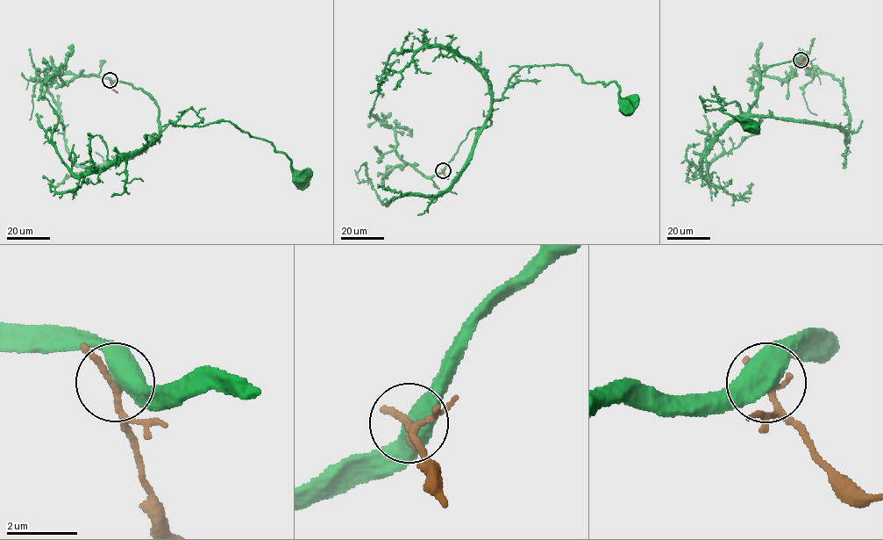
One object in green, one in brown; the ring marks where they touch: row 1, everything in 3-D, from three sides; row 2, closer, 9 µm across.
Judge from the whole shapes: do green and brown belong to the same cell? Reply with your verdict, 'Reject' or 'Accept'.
Accept

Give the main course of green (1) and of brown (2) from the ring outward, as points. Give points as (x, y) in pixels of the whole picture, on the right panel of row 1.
1: (801, 60), (759, 70), (757, 100), (746, 112), (735, 101), (706, 109), (700, 96), (751, 123)
2: (801, 60), (806, 66), (811, 67)

